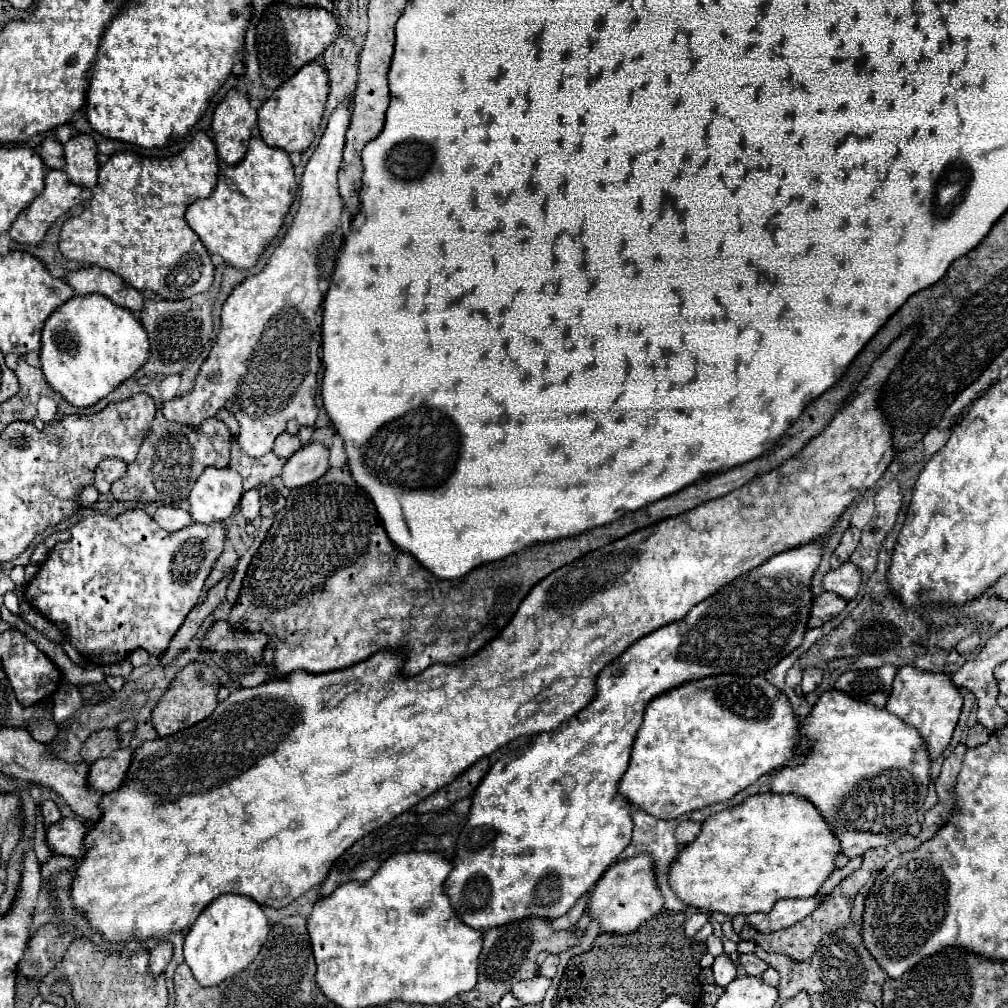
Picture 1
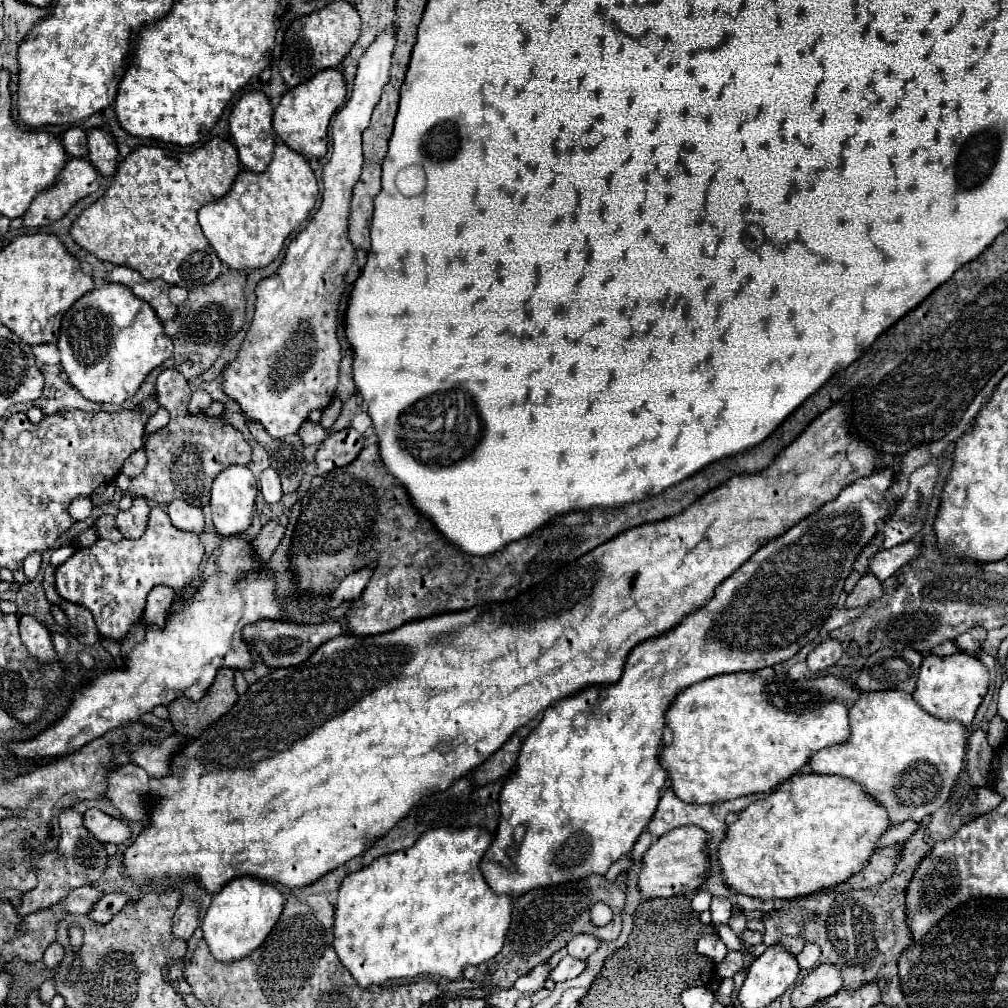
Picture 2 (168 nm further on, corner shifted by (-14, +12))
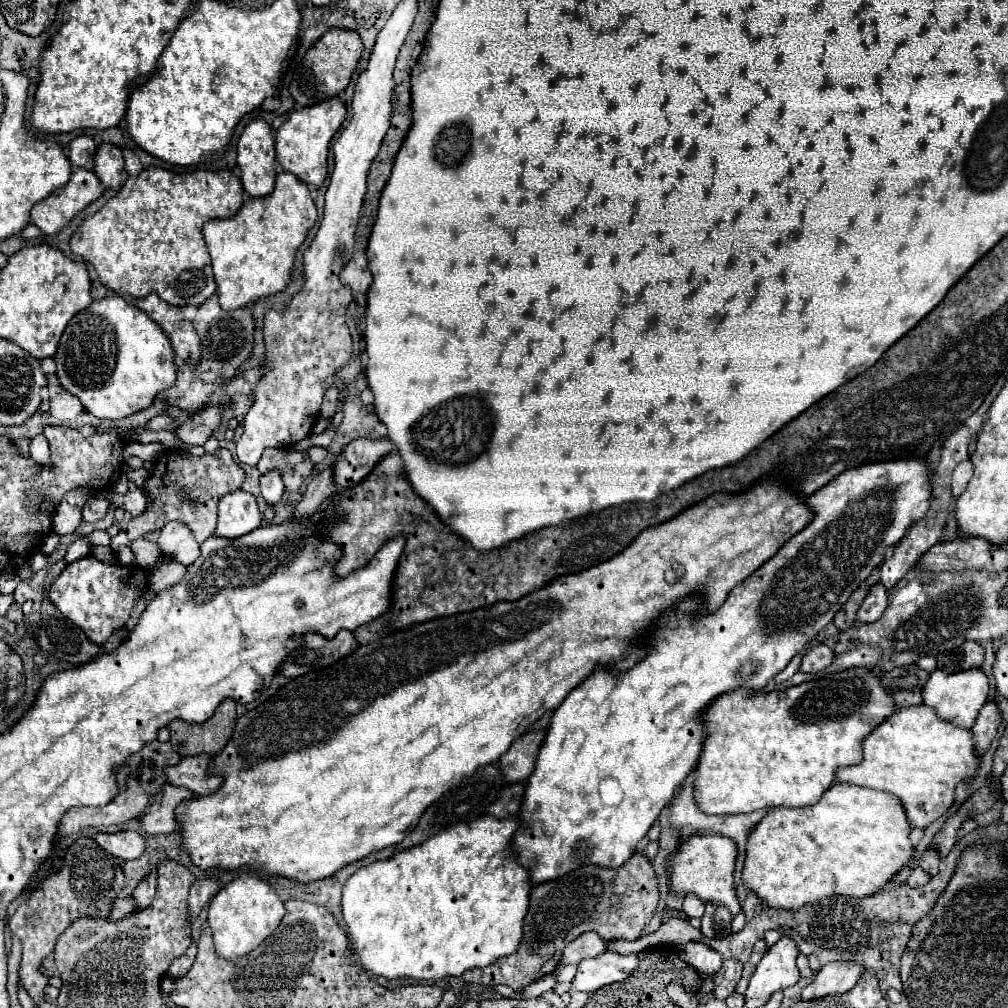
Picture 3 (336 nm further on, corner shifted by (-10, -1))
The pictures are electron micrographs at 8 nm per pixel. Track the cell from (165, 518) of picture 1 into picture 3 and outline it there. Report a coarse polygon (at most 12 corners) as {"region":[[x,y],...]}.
{"region":[[168,522],[158,538],[162,552],[190,566],[200,556],[200,544],[190,528]]}

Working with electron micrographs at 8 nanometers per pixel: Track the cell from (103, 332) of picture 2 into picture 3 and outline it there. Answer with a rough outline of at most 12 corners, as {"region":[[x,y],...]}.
{"region":[[118,294],[70,320],[60,384],[96,418],[176,380],[162,328]]}

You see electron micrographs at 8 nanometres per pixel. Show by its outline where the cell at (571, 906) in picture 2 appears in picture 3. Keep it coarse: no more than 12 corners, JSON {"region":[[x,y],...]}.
{"region":[[650,860],[582,866],[530,890],[518,950],[468,984],[522,990],[568,942],[636,940],[658,906]]}

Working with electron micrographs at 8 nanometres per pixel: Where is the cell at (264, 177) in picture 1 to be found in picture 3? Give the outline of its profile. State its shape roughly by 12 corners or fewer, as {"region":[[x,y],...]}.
{"region":[[308,186],[206,222],[222,308],[280,292],[314,226]]}

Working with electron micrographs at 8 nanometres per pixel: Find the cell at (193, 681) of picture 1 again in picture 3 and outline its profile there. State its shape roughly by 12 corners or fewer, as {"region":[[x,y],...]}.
{"region":[[226,698],[202,724],[174,720],[170,744],[180,756],[218,754],[236,724]]}

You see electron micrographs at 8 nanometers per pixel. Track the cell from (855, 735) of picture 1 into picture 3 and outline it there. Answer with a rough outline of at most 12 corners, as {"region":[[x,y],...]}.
{"region":[[900,708],[836,780],[890,792],[928,828],[976,776],[970,730]]}

